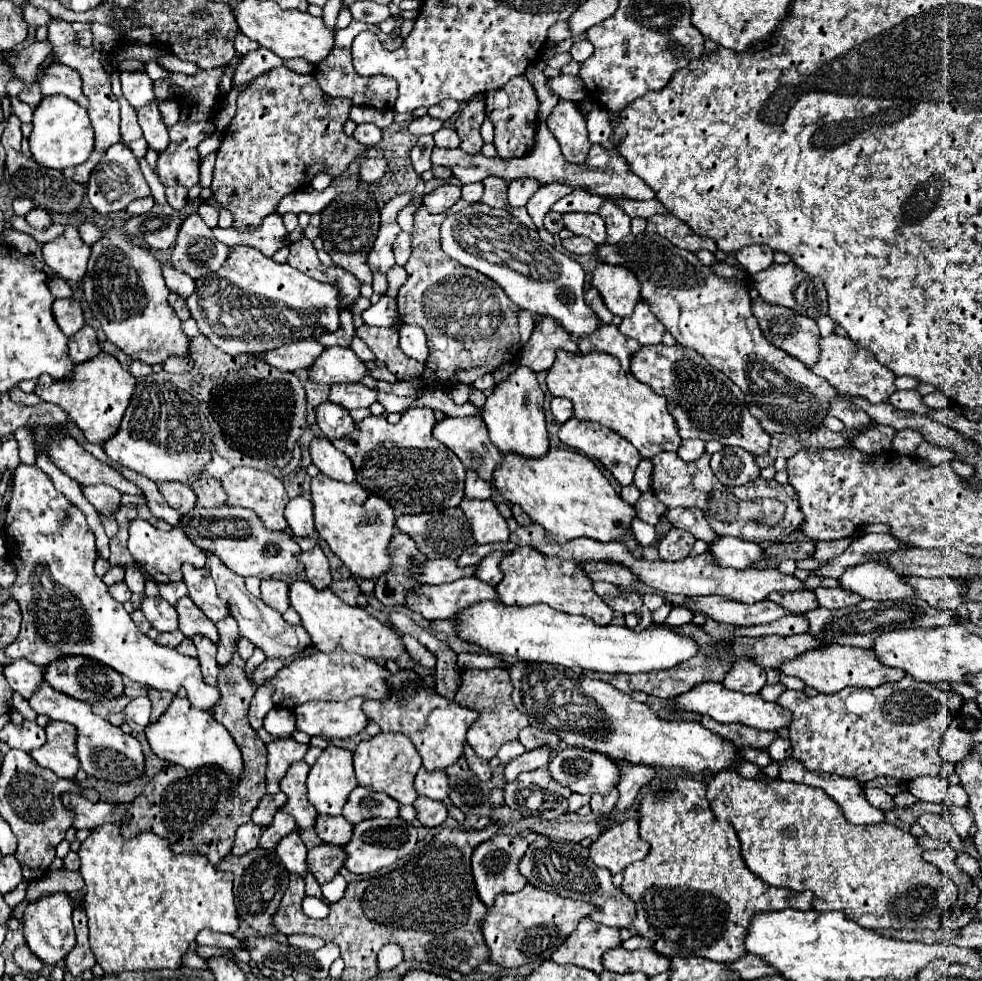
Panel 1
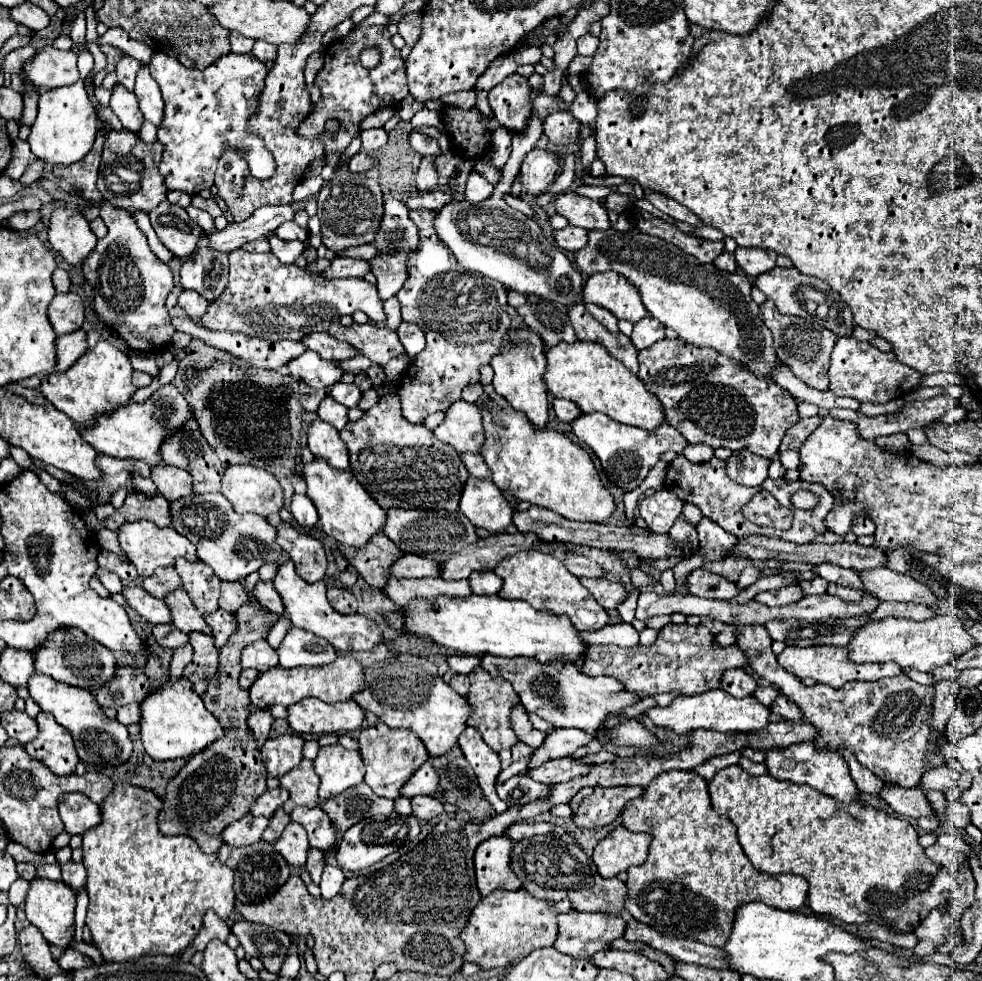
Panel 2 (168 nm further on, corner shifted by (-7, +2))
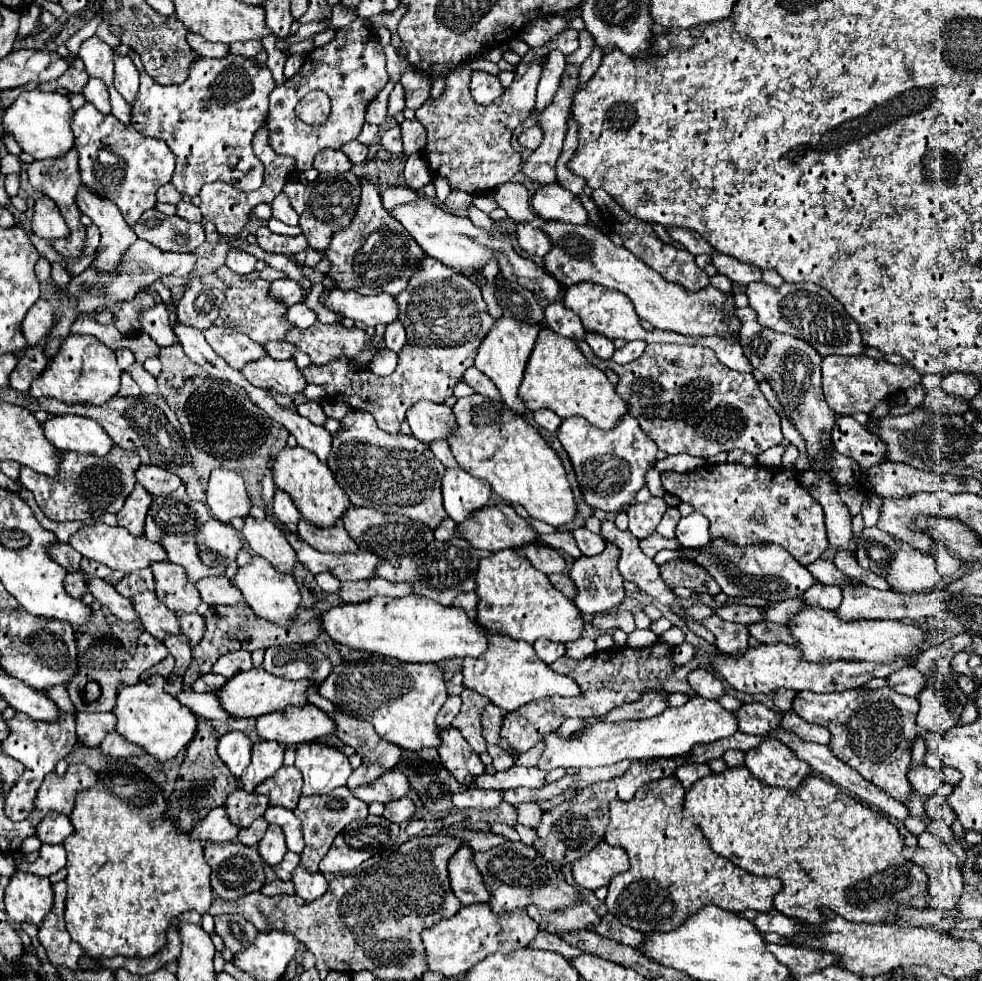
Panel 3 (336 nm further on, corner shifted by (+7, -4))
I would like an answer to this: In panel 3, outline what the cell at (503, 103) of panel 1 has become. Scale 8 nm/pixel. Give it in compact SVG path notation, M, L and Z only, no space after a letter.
M474 70L472 72L472 82L470 82L470 92L472 92L474 102L486 106L486 104L494 102L504 92L504 88L502 88L502 84L496 76L492 76L488 72Z

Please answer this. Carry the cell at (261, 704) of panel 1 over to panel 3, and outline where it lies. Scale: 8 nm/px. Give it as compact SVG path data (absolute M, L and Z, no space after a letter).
M232 730L220 738L218 756L232 770L236 778L240 778L242 770L250 764L252 758L252 742L244 732Z

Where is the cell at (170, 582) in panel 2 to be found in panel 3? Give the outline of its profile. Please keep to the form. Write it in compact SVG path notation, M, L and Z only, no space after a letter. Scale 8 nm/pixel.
M146 568L146 570L138 570L134 574L128 574L124 576L118 584L116 584L116 590L124 596L124 598L132 598L140 592L146 592L146 590L154 590L154 576L152 576L152 570Z

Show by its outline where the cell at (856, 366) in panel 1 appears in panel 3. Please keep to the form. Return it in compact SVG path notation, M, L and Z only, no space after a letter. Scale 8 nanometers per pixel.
M864 354L858 356L826 356L822 360L822 388L828 406L836 414L870 414L882 400L896 392L904 392L908 388L918 386L922 376L906 364L890 364L886 360L868 358Z

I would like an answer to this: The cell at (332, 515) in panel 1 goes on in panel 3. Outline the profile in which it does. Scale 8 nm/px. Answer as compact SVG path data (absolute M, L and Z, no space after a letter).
M284 448L274 460L272 474L274 474L276 486L292 498L292 502L300 510L302 518L308 520L316 528L336 526L344 518L346 510L350 508L350 502L348 502L344 490L334 480L334 474L330 472L330 468L324 462L320 462L318 458L314 458L314 454L310 454L308 450Z

